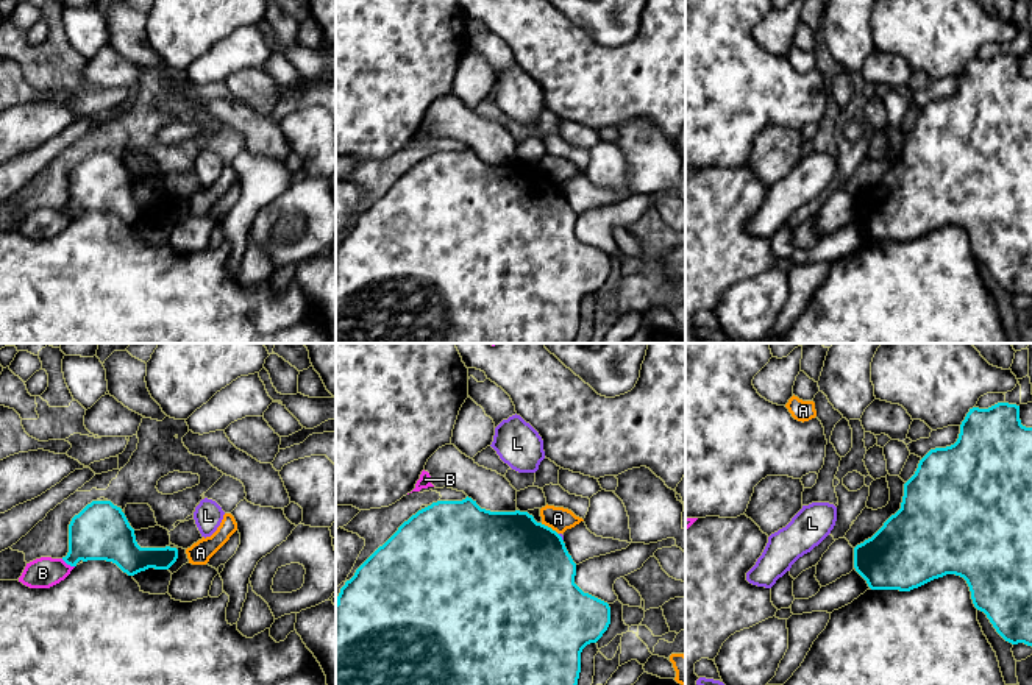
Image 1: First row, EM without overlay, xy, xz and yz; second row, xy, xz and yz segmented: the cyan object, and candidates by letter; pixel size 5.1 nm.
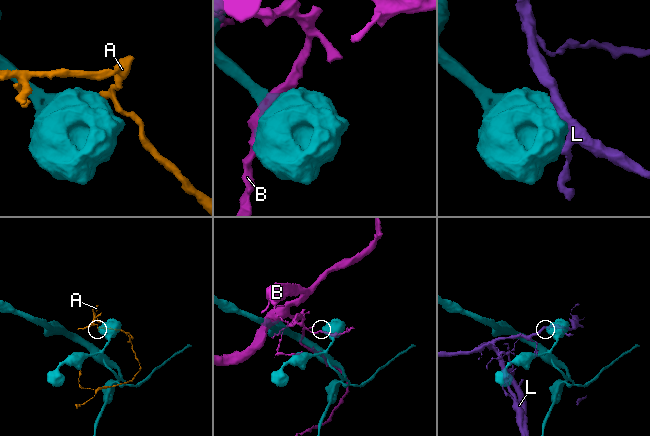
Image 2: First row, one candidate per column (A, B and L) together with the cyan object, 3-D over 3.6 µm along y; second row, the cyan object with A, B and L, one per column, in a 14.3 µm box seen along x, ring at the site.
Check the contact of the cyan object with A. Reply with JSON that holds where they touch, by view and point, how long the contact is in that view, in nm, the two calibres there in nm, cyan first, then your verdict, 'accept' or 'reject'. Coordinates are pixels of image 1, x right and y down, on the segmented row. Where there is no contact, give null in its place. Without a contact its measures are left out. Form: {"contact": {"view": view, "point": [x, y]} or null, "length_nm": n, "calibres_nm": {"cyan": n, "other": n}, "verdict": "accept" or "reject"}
{"contact": {"view": "xz", "point": [550, 528]}, "length_nm": 110, "calibres_nm": {"cyan": 500, "other": 120}, "verdict": "reject"}

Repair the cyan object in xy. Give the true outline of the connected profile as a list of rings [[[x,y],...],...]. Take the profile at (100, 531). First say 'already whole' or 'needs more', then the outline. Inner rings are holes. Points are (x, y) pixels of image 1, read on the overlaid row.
already whole; [[[92,501],[69,524],[69,552],[62,560],[77,566],[80,560],[106,560],[116,563],[128,576],[148,568],[169,570],[178,559],[176,548],[141,548],[134,529],[130,526],[120,507],[111,501]]]

